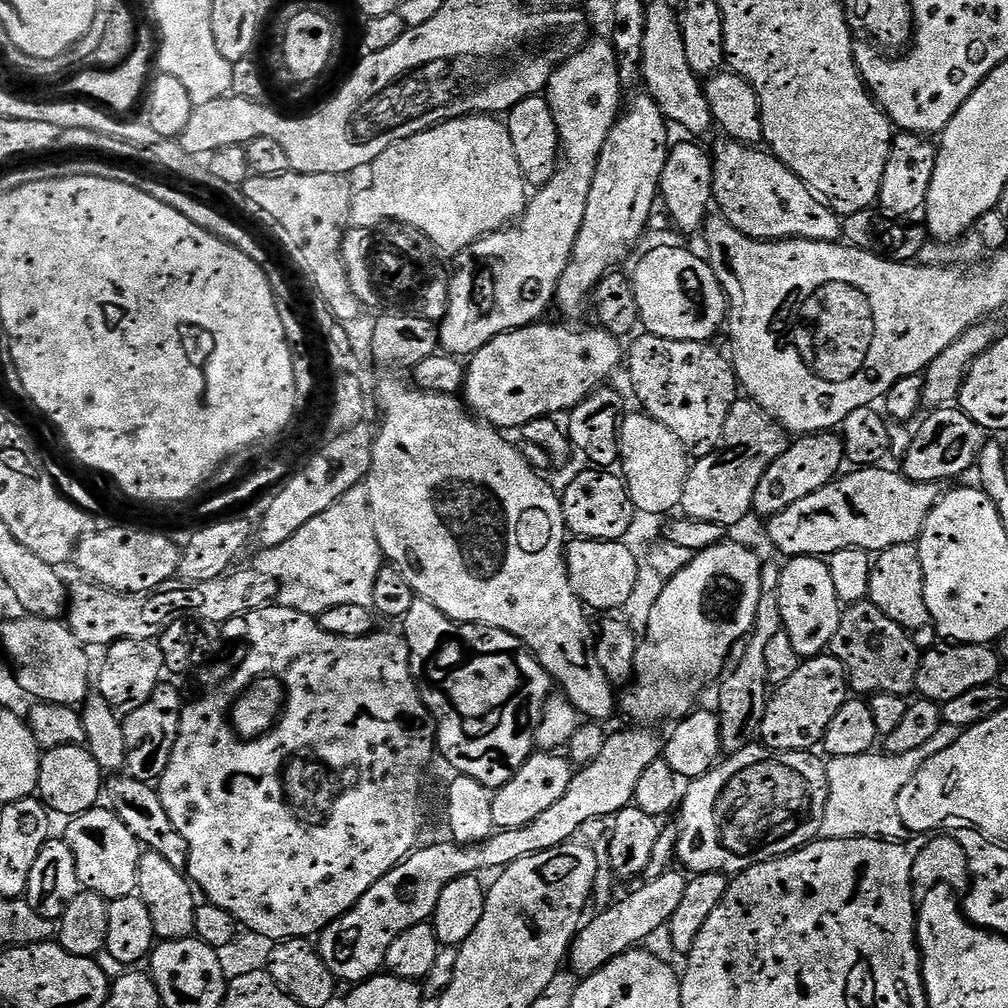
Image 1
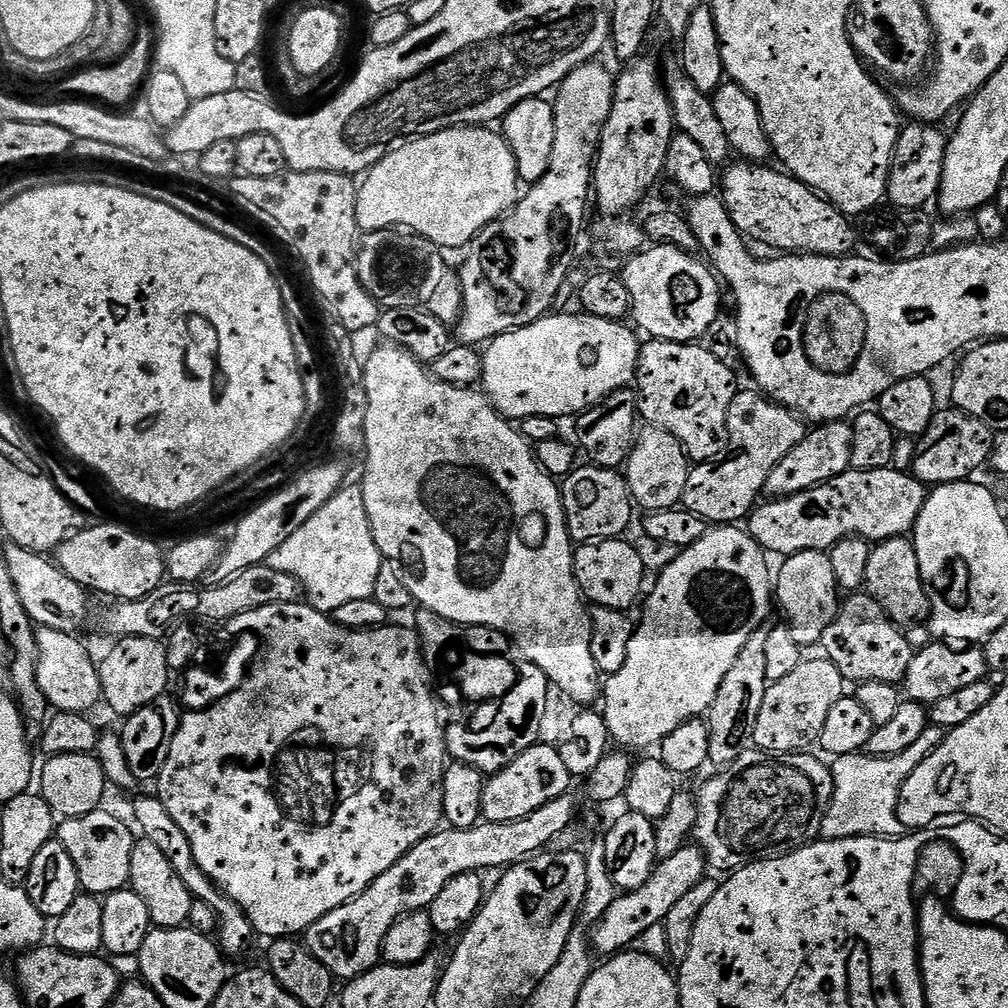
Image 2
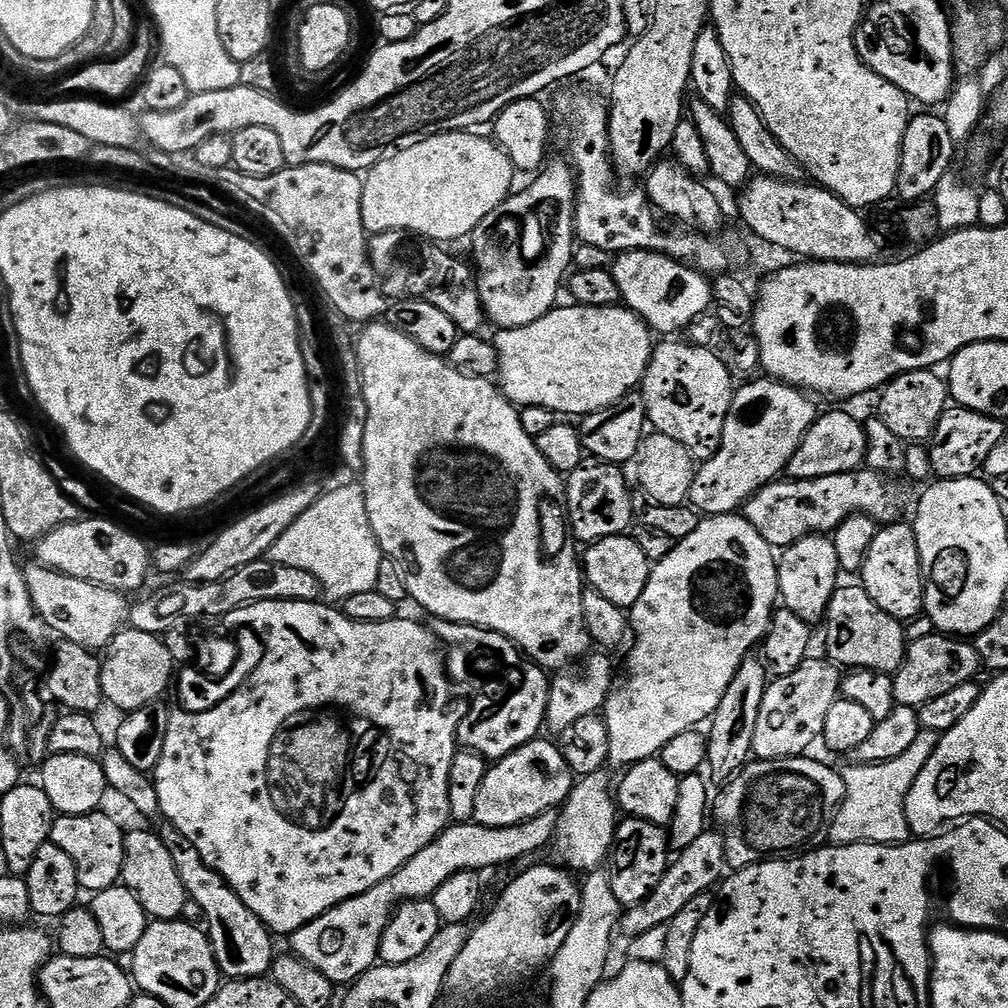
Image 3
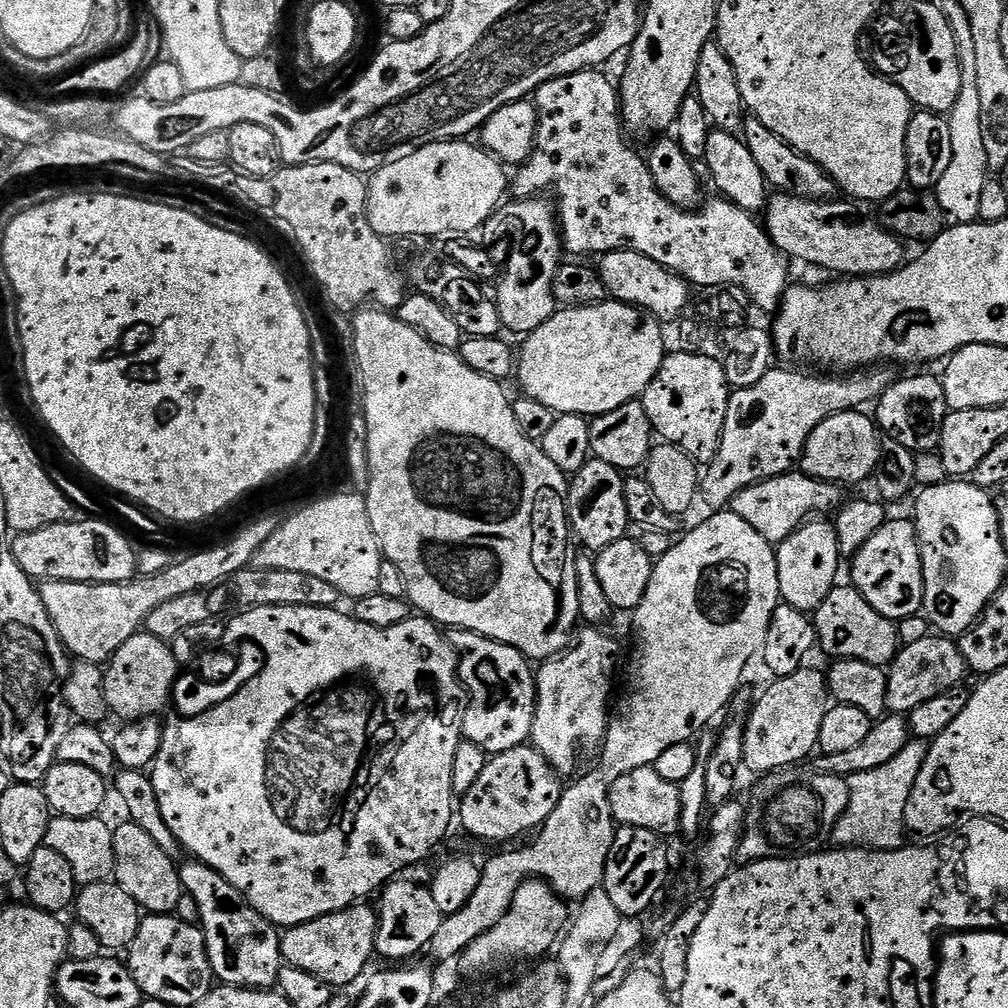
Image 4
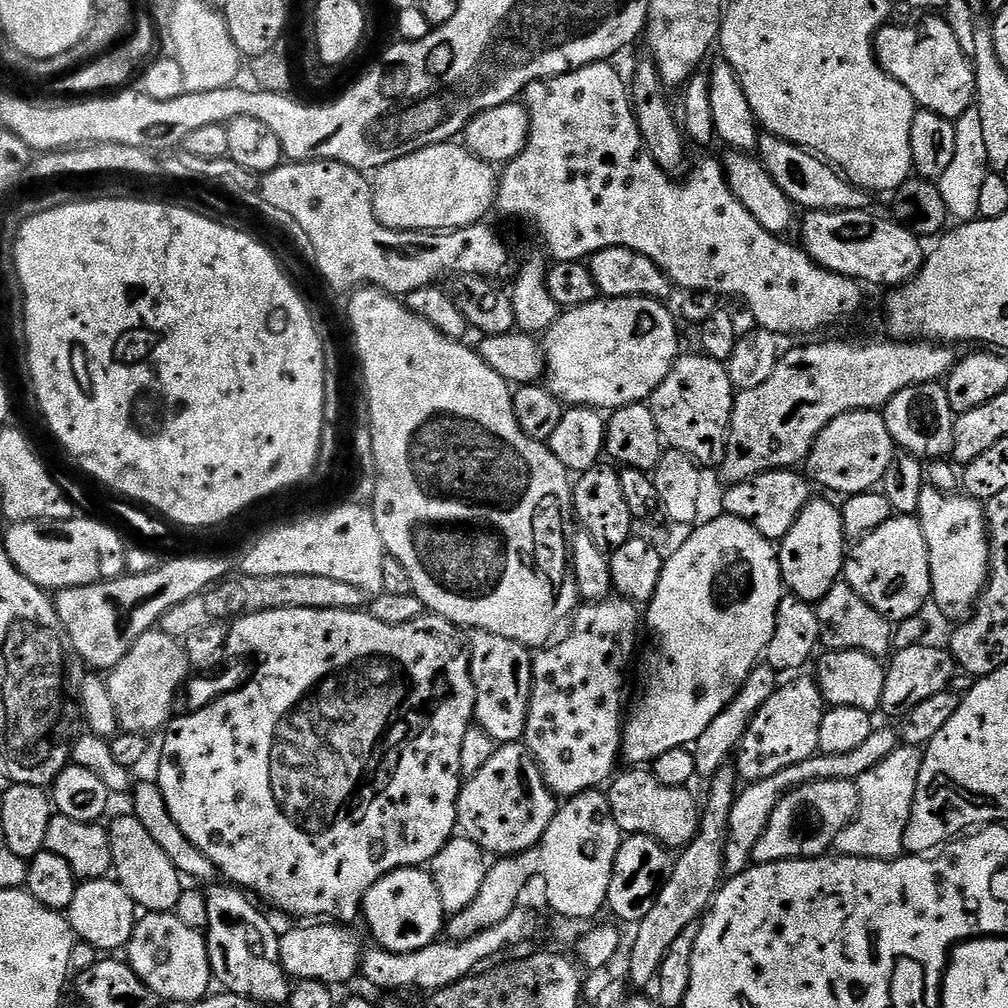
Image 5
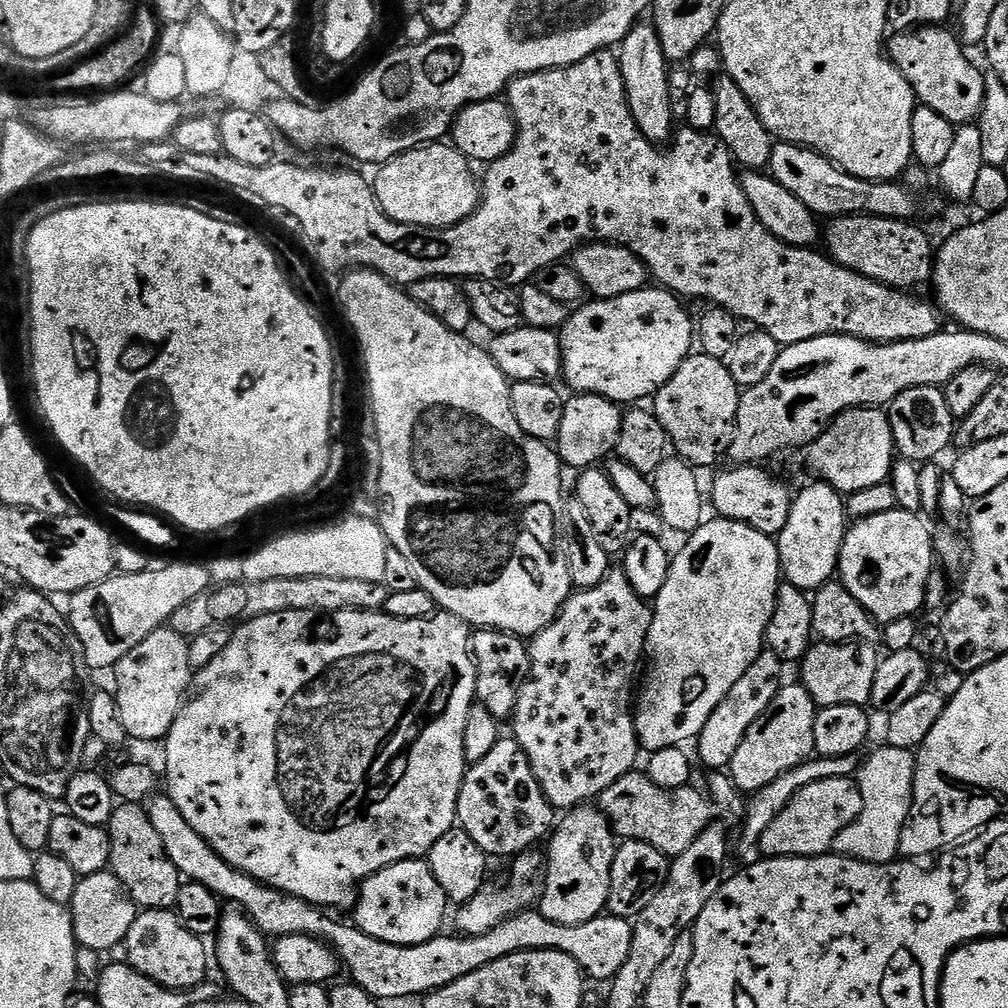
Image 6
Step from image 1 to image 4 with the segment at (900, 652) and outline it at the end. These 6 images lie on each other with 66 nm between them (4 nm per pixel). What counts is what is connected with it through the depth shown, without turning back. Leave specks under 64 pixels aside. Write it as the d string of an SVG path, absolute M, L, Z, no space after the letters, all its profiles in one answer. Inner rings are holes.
M837 586L833 588L826 598L826 602L822 602L822 606L817 608L814 613L819 651L824 651L826 655L832 656L831 658L835 658L836 660L870 662L870 666L887 669L891 665L893 658L896 657L896 653L902 647L897 621L878 614L878 610L874 610L874 606L870 606L870 602L866 602L866 598L862 598L862 594L857 592L855 587L847 587Z

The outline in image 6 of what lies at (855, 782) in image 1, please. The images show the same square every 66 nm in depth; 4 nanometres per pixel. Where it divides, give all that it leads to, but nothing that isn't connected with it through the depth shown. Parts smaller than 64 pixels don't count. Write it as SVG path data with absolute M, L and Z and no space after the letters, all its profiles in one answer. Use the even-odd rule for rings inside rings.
M876 748L863 757L854 779L862 794L862 814L850 826L846 826L832 843L837 856L849 856L867 864L890 864L901 855L902 830L912 813L912 795L916 777L916 752L910 748Z

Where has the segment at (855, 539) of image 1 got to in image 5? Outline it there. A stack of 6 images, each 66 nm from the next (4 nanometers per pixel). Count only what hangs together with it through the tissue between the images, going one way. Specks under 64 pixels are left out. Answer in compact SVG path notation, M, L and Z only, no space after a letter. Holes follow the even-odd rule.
M796 470L763 472L757 476L751 476L749 480L731 485L724 496L723 511L754 526L758 534L762 534L770 541L783 540L785 534L794 526L796 519L800 517L800 511L814 496L813 485L801 473L801 477L798 473L799 471Z

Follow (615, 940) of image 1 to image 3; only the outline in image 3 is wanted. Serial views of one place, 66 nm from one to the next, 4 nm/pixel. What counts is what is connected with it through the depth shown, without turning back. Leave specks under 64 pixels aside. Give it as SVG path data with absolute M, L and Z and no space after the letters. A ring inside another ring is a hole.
M706 830L669 863L664 871L664 877L658 882L658 886L652 888L652 893L642 902L631 905L623 913L619 922L619 931L625 932L628 936L644 936L655 928L663 929L674 918L674 914L678 914L678 910L686 906L686 902L698 898L698 894L703 892L712 892L721 883L725 872L722 837L719 831Z

